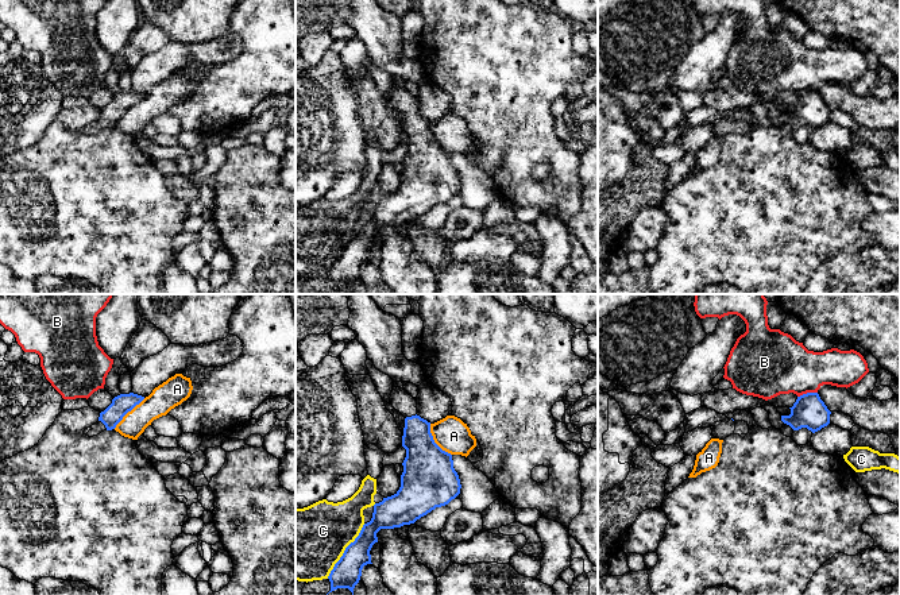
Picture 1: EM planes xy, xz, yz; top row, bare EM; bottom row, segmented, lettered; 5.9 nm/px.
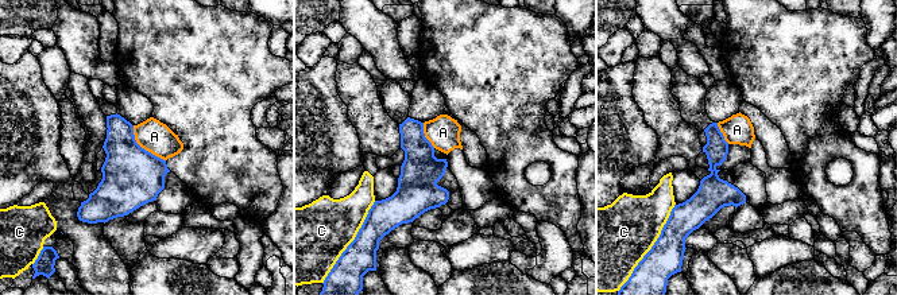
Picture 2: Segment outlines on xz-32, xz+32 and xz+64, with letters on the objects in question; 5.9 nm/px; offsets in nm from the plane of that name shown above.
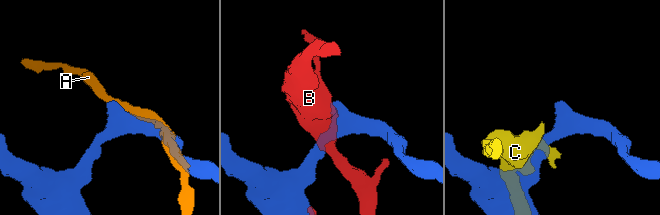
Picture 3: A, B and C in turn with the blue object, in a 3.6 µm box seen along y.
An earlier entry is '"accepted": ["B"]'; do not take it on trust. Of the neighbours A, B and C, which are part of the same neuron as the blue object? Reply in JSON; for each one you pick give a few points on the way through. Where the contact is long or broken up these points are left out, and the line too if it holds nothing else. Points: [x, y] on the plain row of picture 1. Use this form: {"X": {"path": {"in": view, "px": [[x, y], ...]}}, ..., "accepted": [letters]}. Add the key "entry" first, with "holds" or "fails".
{"entry": "fails", "accepted": []}

